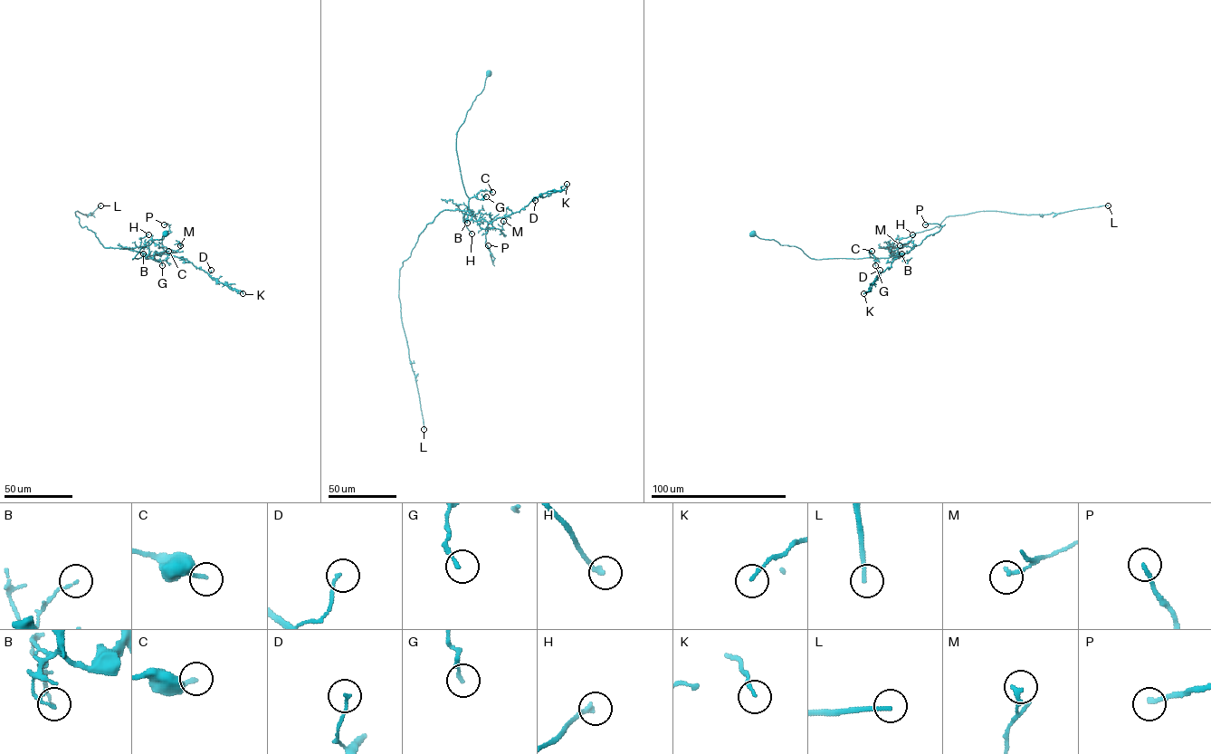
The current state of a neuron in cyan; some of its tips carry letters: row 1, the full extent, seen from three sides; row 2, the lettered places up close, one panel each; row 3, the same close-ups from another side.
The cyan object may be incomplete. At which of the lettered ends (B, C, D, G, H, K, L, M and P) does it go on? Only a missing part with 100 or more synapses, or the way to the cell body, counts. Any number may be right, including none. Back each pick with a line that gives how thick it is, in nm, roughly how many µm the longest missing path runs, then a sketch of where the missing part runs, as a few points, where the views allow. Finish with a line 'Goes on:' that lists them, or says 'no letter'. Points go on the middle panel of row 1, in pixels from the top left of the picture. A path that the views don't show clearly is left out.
Goes on: no letter

